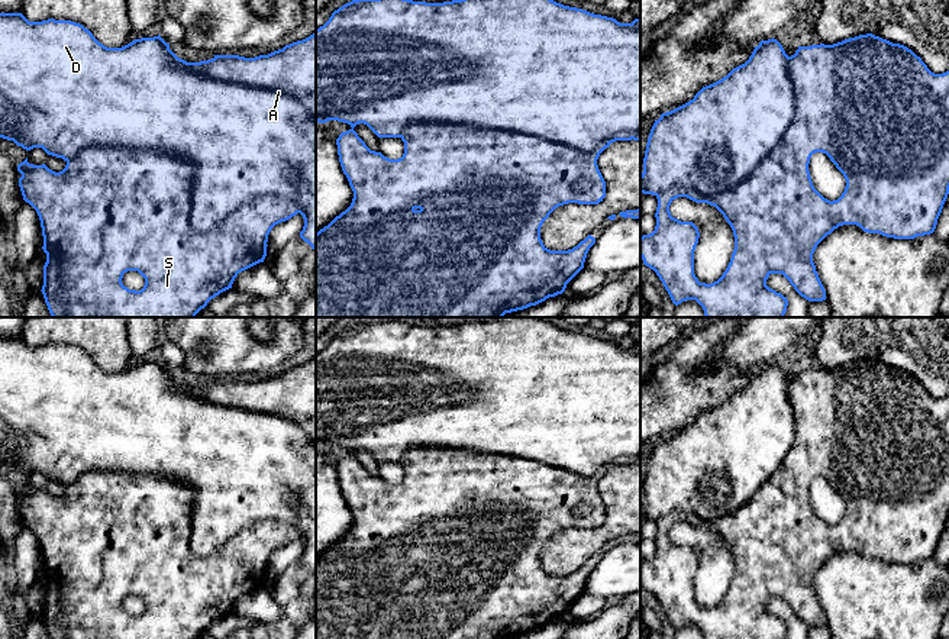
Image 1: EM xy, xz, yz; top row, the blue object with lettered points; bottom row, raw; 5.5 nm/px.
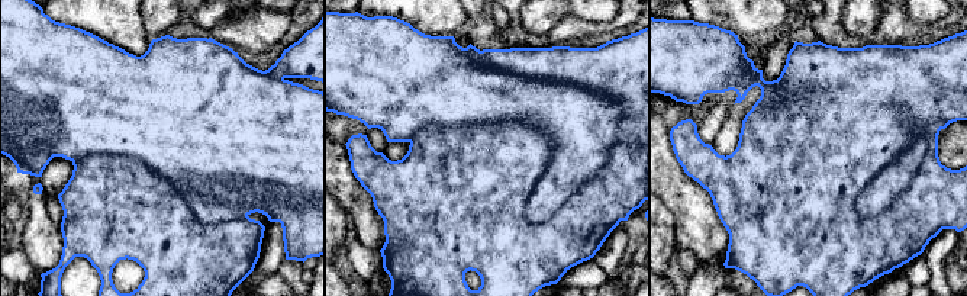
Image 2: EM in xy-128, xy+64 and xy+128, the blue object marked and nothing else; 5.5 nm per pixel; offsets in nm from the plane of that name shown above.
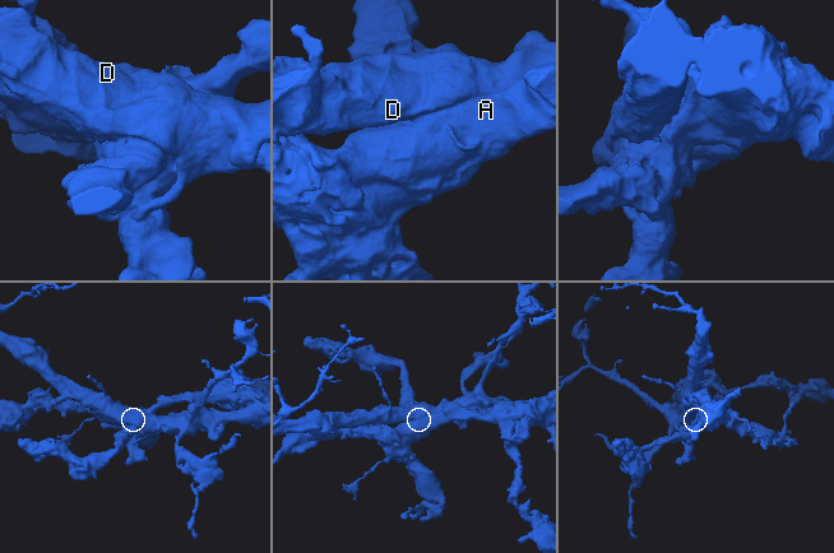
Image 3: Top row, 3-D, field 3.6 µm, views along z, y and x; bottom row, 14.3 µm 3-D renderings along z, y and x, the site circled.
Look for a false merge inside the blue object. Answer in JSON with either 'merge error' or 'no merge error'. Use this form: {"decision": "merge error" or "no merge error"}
{"decision": "merge error"}

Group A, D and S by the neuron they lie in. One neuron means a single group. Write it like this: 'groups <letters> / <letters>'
groups A D / S

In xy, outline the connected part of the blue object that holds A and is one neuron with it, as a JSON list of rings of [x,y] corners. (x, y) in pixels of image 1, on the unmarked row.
[[[0,338],[0,462],[13,465],[26,475],[42,472],[48,480],[64,485],[75,483],[87,471],[125,471],[181,483],[193,493],[190,548],[194,555],[207,556],[242,529],[258,522],[275,520],[297,529],[304,543],[300,562],[316,574],[316,445],[300,426],[280,416],[213,404],[194,396],[190,387],[178,383],[159,359],[135,364],[122,372],[107,372],[88,354],[71,345],[29,346],[22,338]]]

